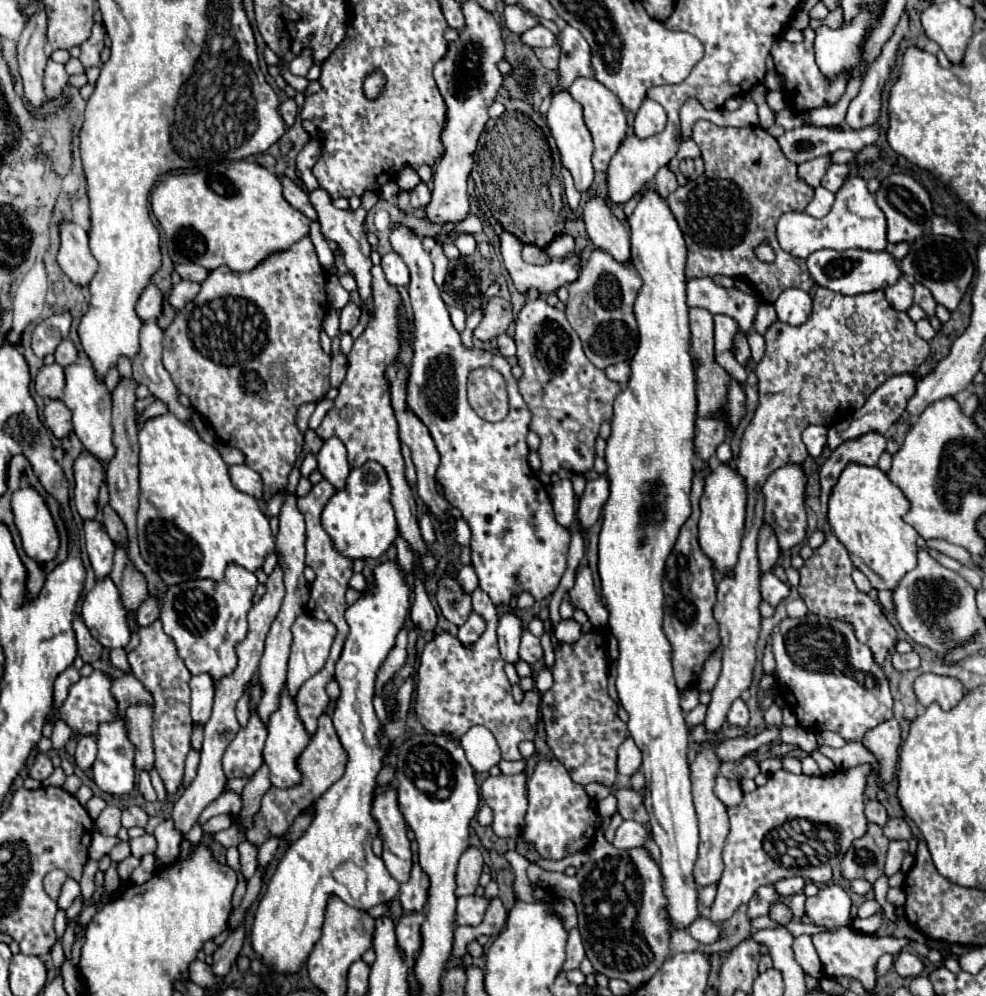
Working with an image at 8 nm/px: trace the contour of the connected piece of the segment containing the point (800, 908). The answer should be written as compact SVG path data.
M804 893L792 895L792 899L790 899L790 909L792 909L792 913L794 913L796 919L800 919L804 915L804 901L806 901Z

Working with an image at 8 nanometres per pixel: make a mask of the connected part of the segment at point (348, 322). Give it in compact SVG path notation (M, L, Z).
M350 301L350 303L342 309L342 315L340 315L340 331L342 331L342 333L352 331L352 327L358 323L358 319L360 319L360 307Z

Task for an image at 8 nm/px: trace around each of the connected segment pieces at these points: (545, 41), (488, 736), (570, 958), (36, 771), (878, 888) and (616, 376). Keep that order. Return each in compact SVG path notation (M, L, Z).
M536 25L536 27L528 29L528 31L524 31L520 35L520 39L522 39L524 45L528 45L532 49L536 49L536 47L552 47L556 43L554 35L546 27L542 27L542 25Z
M472 727L468 733L462 735L460 745L466 753L468 763L474 767L474 771L490 771L490 767L500 763L500 749L494 739L494 735L486 727Z
M570 929L570 931L568 931L568 945L566 945L566 963L564 963L564 971L578 969L580 963L582 963L582 959L584 959L582 937L580 937L578 929Z
M38 753L38 757L36 757L34 765L30 767L28 775L30 775L32 779L36 779L36 781L44 781L52 771L54 771L54 767L52 767L50 759L48 759L44 753Z
M882 875L882 877L876 879L876 883L874 883L874 893L876 893L876 901L882 905L884 913L894 911L894 907L888 905L888 901L886 901L886 893L888 893L888 877L886 877L886 875Z
M626 361L622 363L617 363L607 367L605 369L607 377L613 381L620 383L621 385L626 385L630 377L630 366Z

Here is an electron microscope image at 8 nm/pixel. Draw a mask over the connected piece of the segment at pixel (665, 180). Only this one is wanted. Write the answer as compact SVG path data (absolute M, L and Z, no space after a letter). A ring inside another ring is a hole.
M664 165L664 167L656 173L656 177L654 177L654 189L656 189L662 197L668 197L676 187L678 187L676 175L670 171L668 165Z

